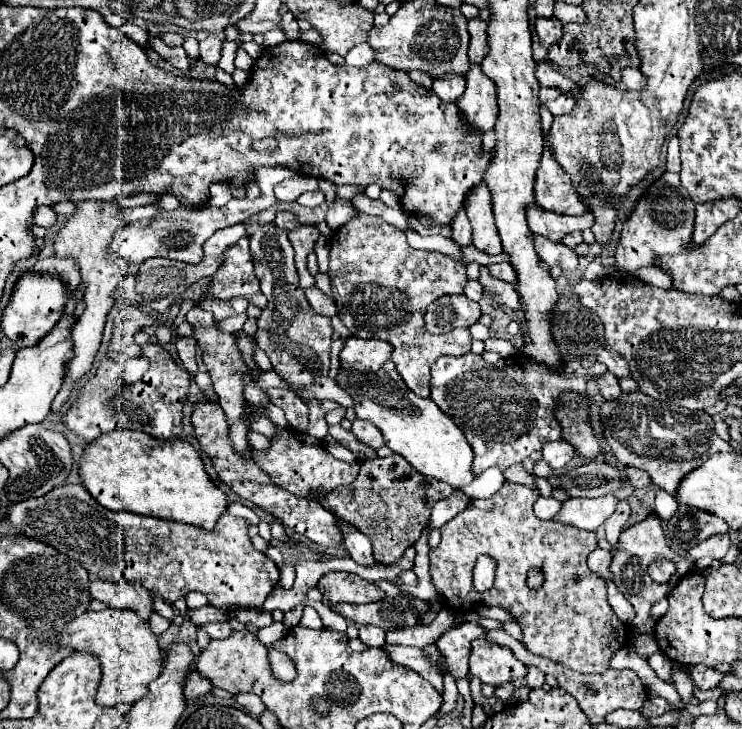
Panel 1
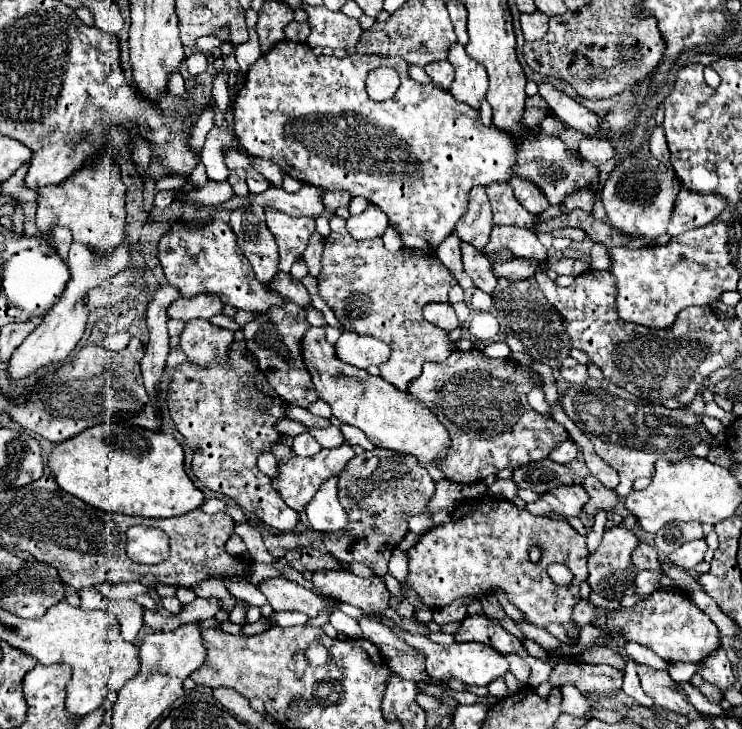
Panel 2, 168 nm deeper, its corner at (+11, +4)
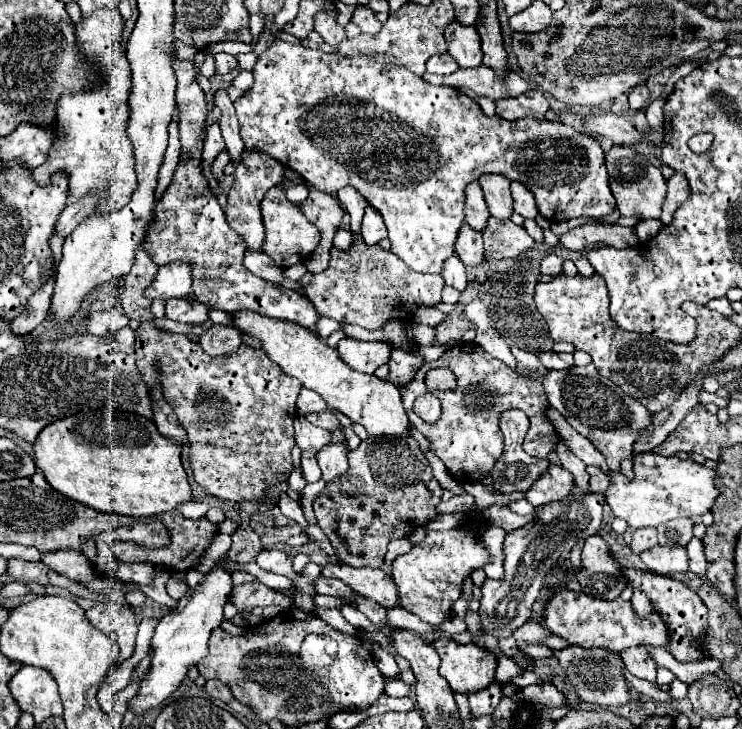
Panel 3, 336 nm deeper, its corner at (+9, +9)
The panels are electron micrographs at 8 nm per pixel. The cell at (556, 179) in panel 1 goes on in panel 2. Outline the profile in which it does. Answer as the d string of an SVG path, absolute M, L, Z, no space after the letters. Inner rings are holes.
M514 177L510 183L512 183L516 199L530 213L544 213L550 207L548 201L546 201L546 197L540 193L540 189L536 189L536 185L530 185L532 181L524 181L524 177Z

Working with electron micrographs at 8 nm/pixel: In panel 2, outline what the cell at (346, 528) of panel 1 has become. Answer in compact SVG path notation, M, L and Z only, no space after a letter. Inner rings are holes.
M336 477L324 481L320 485L316 497L312 503L306 505L306 515L310 521L310 527L320 531L320 533L340 533L344 531L348 517L338 503L338 493L336 493Z

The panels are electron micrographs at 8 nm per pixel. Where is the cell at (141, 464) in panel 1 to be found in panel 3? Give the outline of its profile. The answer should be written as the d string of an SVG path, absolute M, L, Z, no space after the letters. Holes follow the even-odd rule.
M118 410L78 412L74 416L66 416L62 420L56 420L54 424L48 424L38 434L38 440L34 440L32 448L34 448L36 468L42 472L46 482L56 492L98 512L148 518L162 512L170 512L176 508L176 504L192 500L192 490L180 462L180 452L182 452L180 444L164 438L156 430L152 420L146 420L144 416L138 414L126 414Z

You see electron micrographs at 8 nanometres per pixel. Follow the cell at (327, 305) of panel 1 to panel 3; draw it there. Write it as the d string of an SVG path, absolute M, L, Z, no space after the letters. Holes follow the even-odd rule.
M246 250L246 254L244 254L244 266L252 274L256 274L256 276L268 280L268 282L282 284L282 280L284 280L284 270L278 268L270 260L270 256L266 256L264 252L250 252L250 250Z

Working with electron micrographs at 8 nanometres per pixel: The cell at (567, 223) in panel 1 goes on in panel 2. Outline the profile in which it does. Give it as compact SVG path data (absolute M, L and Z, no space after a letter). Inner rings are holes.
M492 183L486 187L492 213L494 213L494 223L496 225L514 225L538 233L550 233L552 219L540 219L540 215L528 213L514 197L510 183Z

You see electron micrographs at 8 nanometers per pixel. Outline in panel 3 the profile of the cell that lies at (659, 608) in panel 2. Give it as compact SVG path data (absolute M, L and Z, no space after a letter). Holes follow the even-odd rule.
M556 590L556 594L546 602L544 608L544 626L564 638L570 644L578 644L582 648L610 648L612 652L622 652L636 644L650 644L650 646L668 646L668 628L664 620L652 612L646 620L638 618L638 614L632 610L630 602L624 602L622 598L614 598L610 602L592 598L582 592L572 590Z

